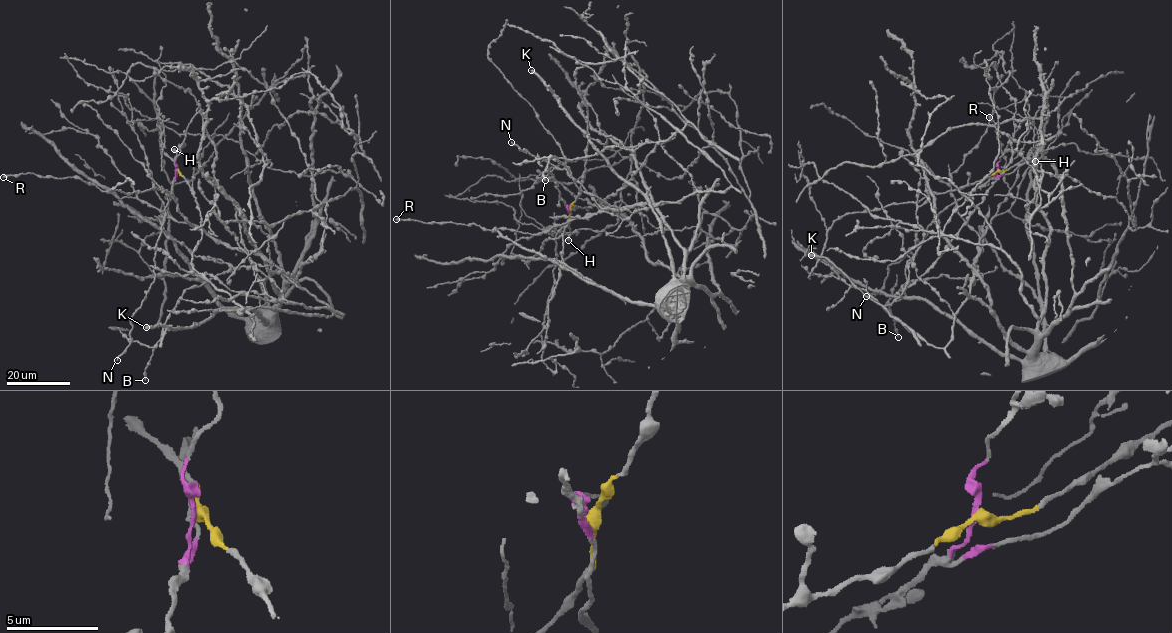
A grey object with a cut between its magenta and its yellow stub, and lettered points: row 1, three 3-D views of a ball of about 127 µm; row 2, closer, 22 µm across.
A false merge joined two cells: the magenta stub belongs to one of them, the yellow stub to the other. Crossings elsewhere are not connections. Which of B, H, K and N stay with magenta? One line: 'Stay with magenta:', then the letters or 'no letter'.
Stay with magenta: H, N

